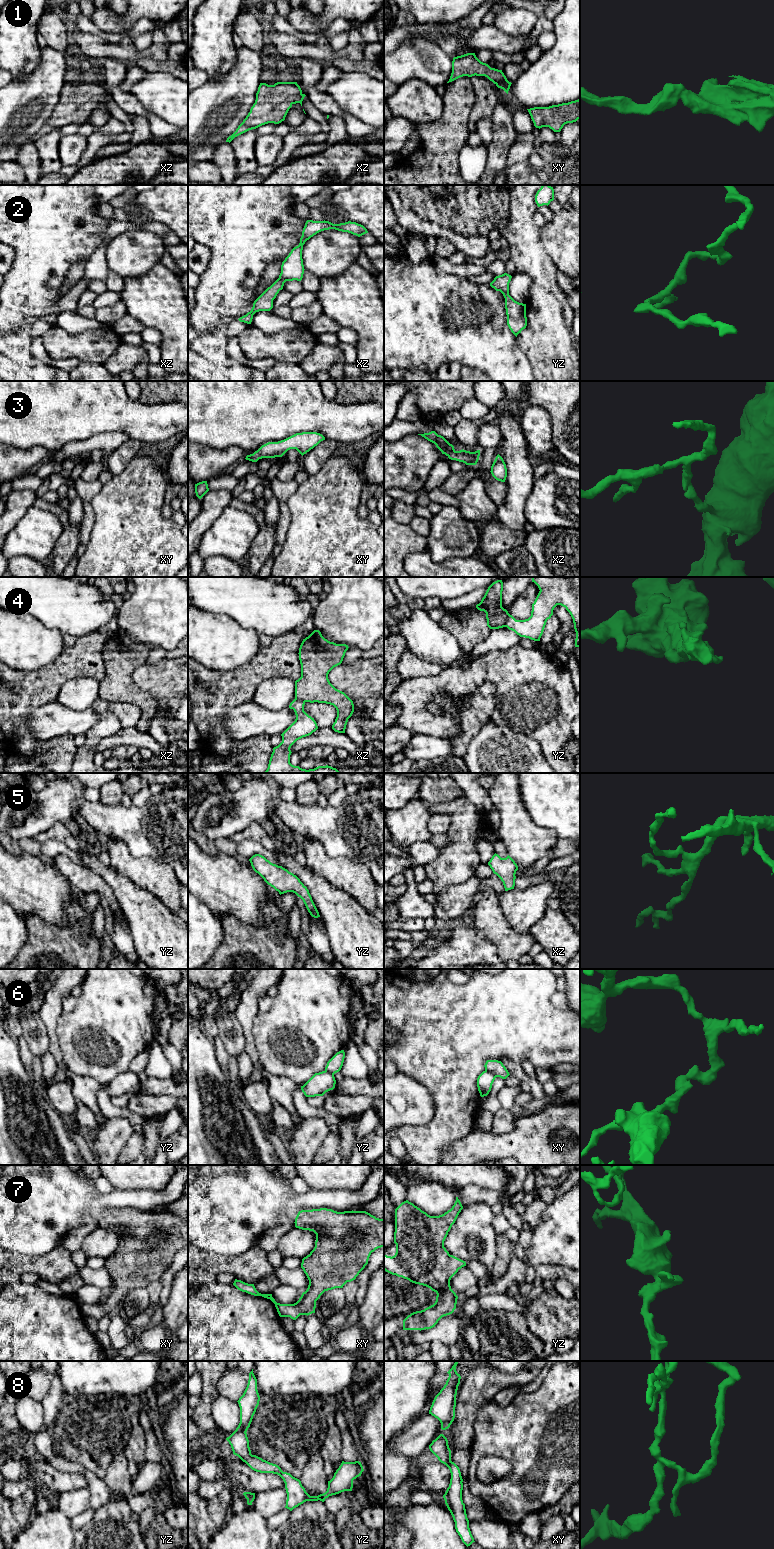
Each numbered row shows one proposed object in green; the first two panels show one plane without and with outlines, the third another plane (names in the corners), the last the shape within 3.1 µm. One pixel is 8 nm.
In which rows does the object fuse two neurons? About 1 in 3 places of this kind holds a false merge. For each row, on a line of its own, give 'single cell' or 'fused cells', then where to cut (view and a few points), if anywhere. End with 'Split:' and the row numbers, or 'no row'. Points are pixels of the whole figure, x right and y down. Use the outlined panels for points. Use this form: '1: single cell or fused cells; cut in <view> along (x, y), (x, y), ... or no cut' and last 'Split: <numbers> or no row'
1: single cell; no cut
2: single cell; no cut
3: single cell; no cut
4: fused cells; cut in yz along (509, 614), (505, 626)
5: single cell; no cut
6: fused cells; cut in xy along (485, 1069), (496, 1076)
7: single cell; no cut
8: single cell; no cut
Split: 4, 6

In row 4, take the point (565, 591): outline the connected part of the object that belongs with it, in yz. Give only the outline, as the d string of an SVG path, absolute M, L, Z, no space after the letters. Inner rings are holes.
M532 577L539 593L532 604L531 616L516 620L508 615L506 627L520 637L540 641L546 622L557 605L570 613L576 632L575 647L580 647L580 577Z

